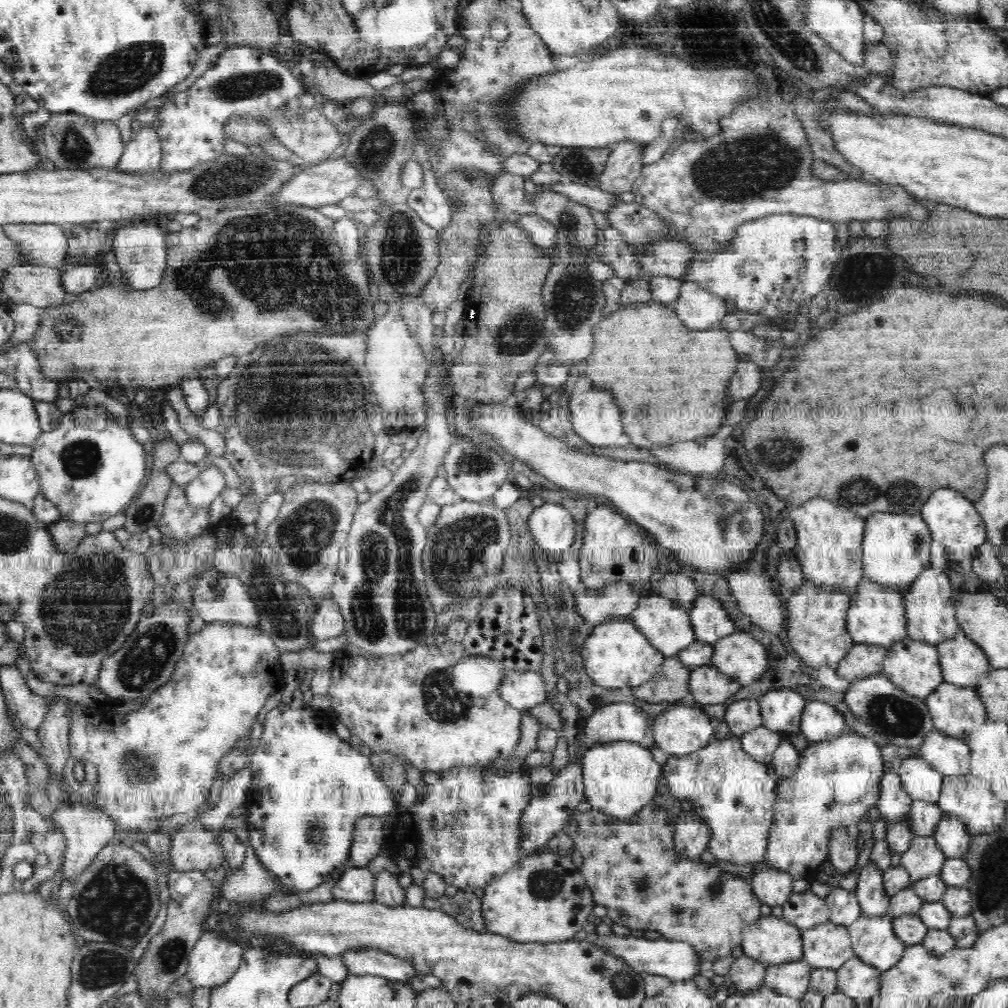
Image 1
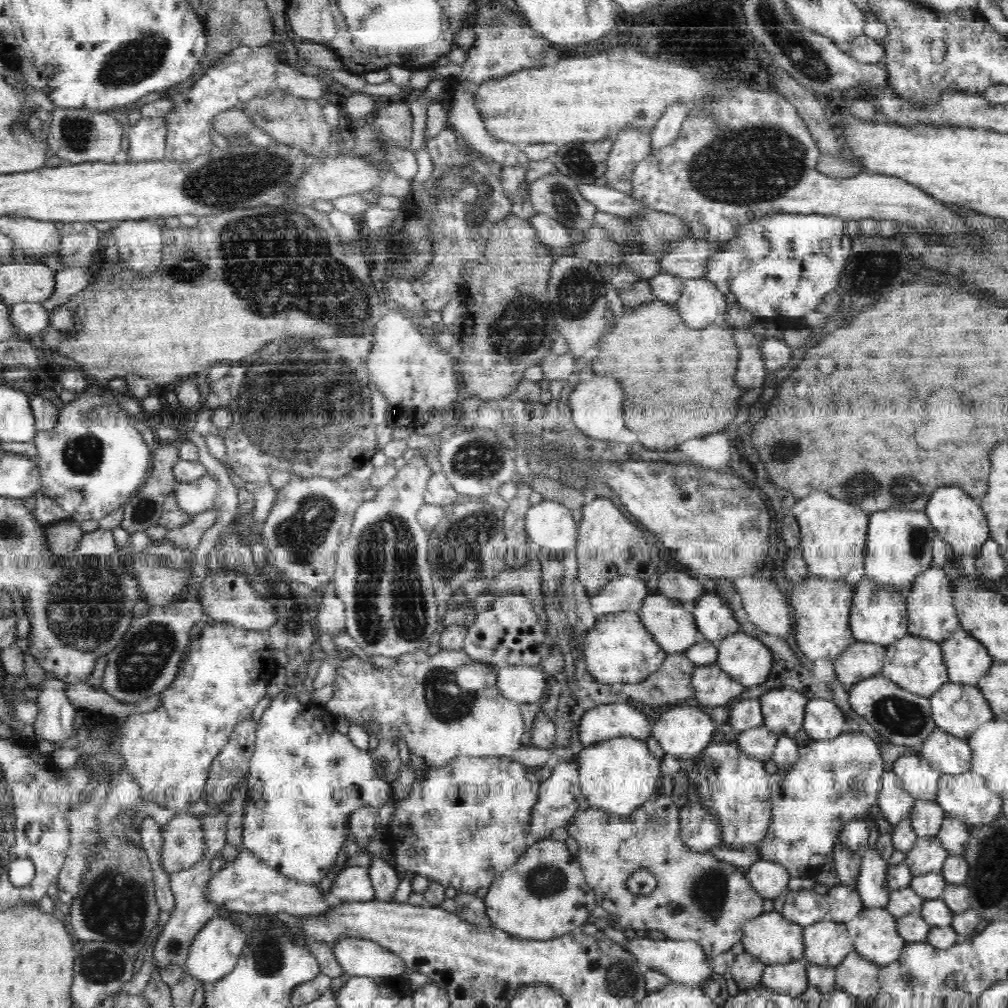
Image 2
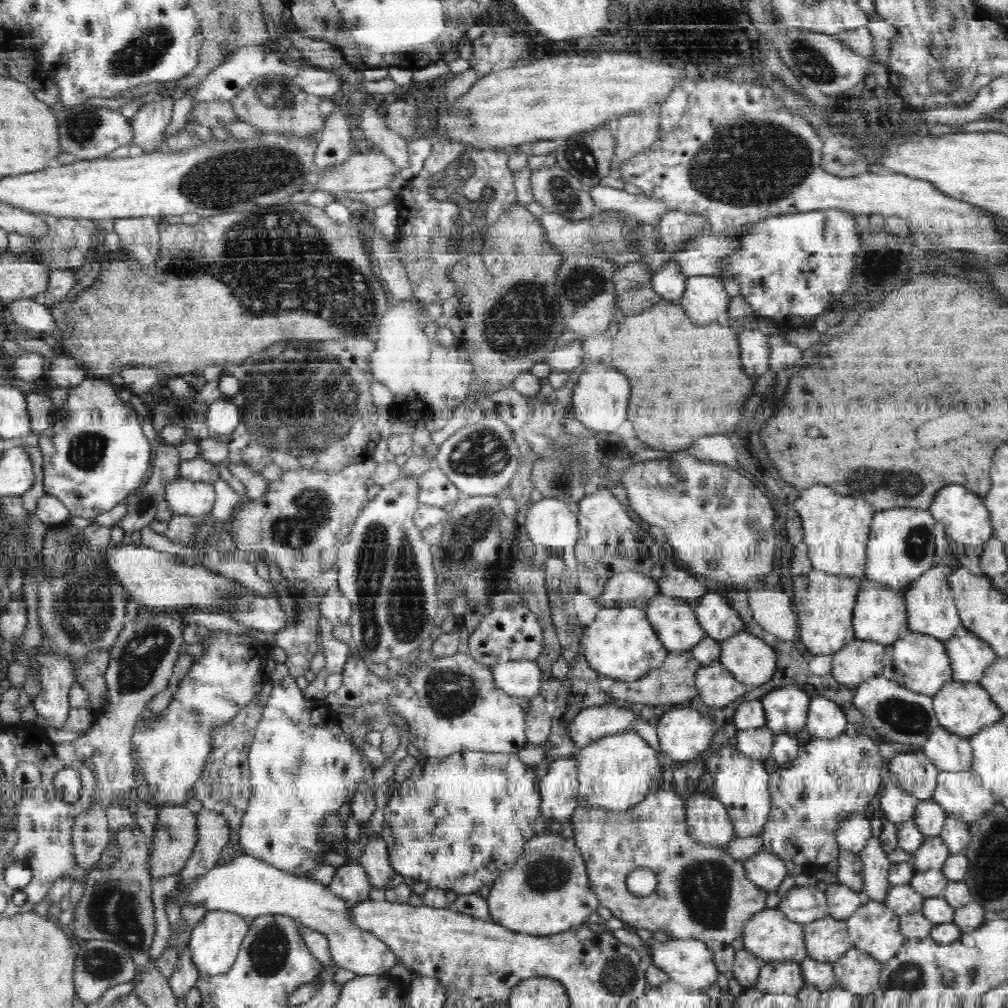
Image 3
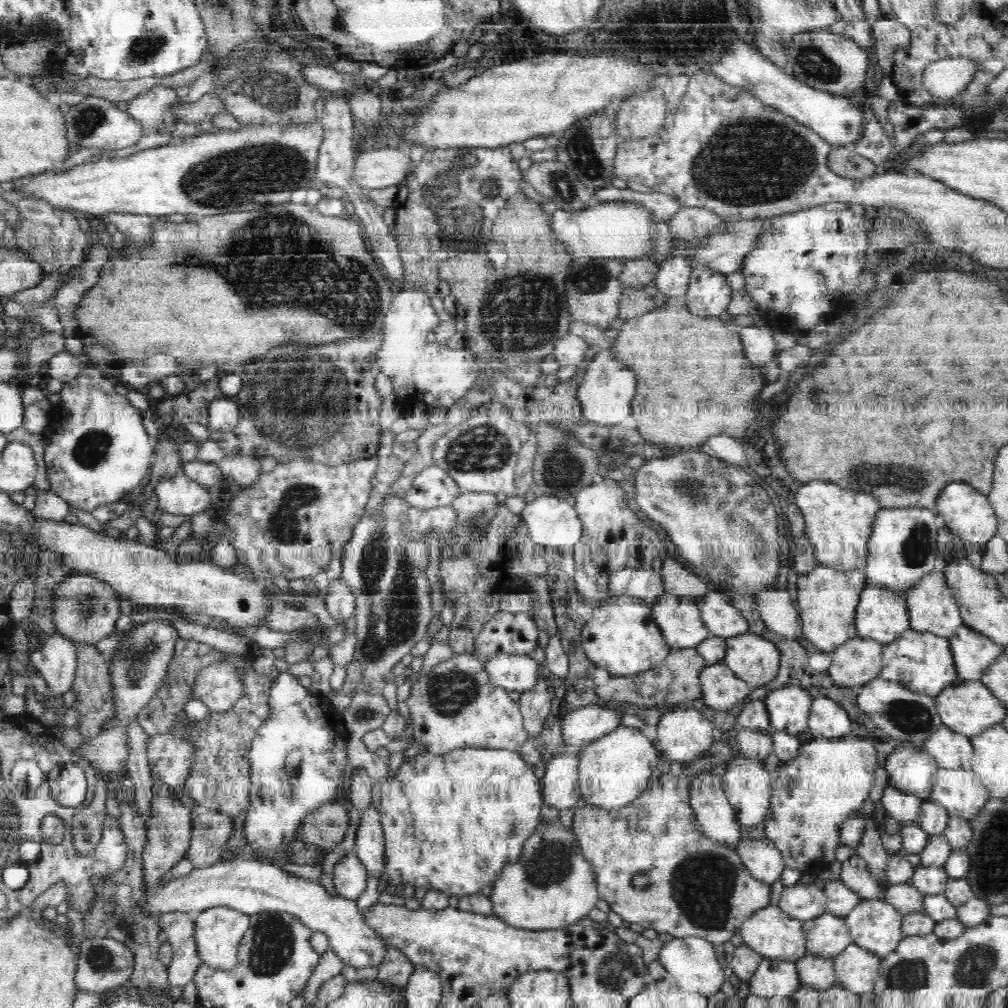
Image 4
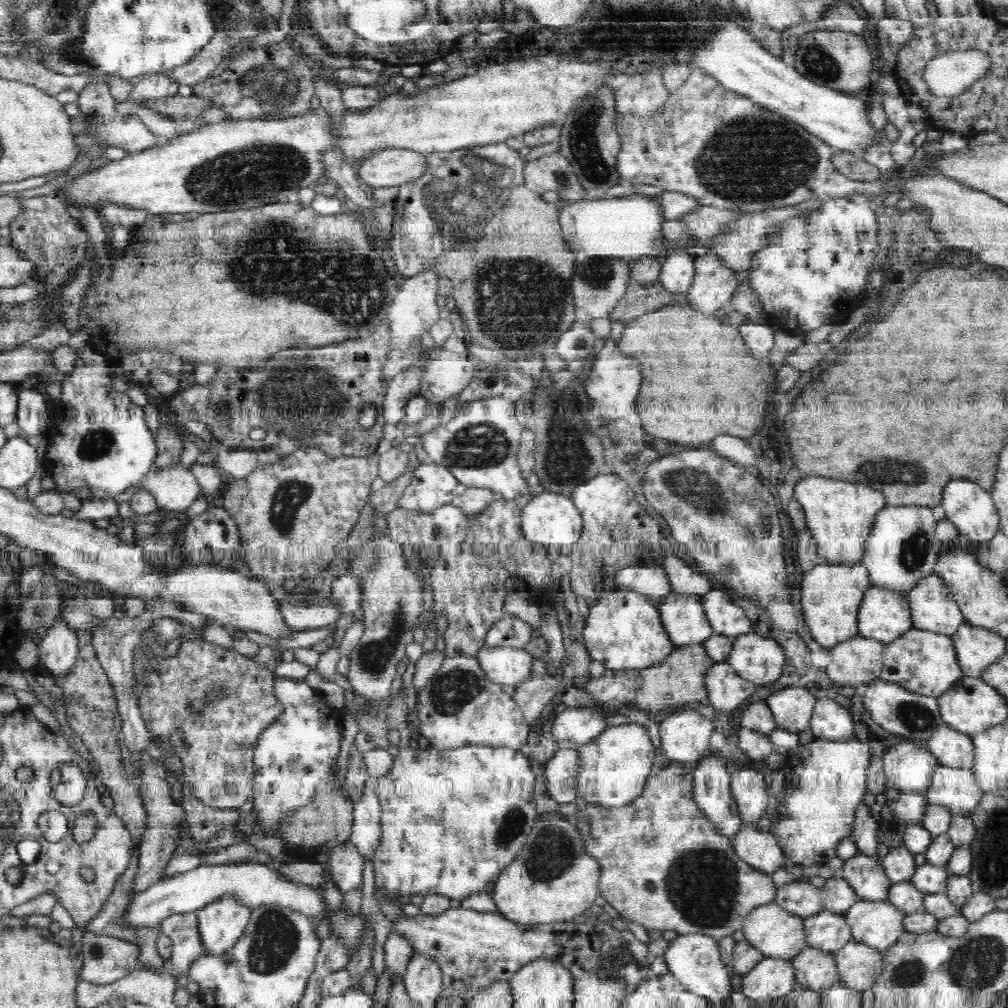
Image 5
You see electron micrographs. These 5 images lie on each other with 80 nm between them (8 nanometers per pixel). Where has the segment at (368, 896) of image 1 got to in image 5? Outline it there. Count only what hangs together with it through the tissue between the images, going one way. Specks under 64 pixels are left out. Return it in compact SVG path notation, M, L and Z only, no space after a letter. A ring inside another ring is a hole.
M344 842L330 850L329 858L326 859L330 865L330 873L333 883L346 894L357 890L362 884L364 870L364 859L356 851L352 842Z

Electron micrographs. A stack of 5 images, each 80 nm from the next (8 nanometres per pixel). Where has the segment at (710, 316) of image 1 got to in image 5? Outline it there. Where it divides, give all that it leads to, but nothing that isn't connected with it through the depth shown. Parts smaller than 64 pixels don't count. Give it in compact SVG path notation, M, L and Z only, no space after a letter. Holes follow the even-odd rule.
M695 252L695 275L692 286L687 290L686 304L705 315L714 315L716 310L725 308L731 296L740 286L740 280L736 279L736 271L731 270L719 260L718 256L706 252Z

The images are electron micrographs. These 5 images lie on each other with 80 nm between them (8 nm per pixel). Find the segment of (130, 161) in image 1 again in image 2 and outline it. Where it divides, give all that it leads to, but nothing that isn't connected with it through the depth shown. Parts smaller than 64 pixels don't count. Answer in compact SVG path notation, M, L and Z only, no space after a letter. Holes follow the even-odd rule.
M165 114L154 116L154 118L142 116L134 126L128 126L127 134L130 141L124 160L140 161L166 158Z

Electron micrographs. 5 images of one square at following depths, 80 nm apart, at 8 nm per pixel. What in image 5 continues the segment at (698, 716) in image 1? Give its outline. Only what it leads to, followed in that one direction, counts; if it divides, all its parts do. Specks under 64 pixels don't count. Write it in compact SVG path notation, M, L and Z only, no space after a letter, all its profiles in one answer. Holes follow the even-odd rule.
M694 710L674 712L661 719L661 748L672 762L696 765L708 754L714 731L712 722Z

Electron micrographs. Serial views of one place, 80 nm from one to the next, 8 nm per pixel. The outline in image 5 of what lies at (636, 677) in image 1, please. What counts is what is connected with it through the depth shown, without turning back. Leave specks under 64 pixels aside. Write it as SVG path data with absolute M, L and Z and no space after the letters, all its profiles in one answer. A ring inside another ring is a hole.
M620 589L606 594L606 598L598 600L588 607L586 625L583 629L583 641L592 660L602 662L608 670L640 670L661 663L671 655L676 646L663 627L660 619L660 608L650 604L648 596L633 590Z

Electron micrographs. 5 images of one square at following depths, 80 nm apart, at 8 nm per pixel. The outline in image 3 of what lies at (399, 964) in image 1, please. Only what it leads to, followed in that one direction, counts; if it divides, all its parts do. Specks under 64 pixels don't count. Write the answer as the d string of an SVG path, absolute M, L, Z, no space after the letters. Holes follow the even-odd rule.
M245 853L228 864L214 866L202 877L196 878L192 885L176 888L167 898L178 906L196 905L210 911L235 912L248 919L266 914L290 916L305 927L326 935L335 964L360 977L383 975L400 962L398 956L375 934L358 928L351 920L354 902L336 896L318 881L293 876Z

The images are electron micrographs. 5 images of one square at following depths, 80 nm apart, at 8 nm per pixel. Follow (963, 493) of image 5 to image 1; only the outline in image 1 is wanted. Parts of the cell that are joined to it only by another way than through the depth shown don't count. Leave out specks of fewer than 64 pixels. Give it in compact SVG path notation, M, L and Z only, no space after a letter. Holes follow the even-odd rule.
M940 488L932 492L932 496L923 504L919 513L924 522L927 522L932 541L942 544L949 560L960 562L964 558L973 558L977 554L977 548L987 541L986 527L975 504L956 490Z

